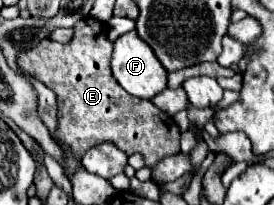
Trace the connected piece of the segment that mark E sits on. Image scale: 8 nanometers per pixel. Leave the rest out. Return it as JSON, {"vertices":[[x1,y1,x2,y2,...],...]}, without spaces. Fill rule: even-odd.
{"vertices":[[86,17,74,25,74,39,70,43,40,41,40,45,20,53,16,59,22,73,36,77,58,97,58,127,52,137,64,153,64,175,76,173,82,167,84,153,104,141,112,141,126,155,142,153,148,167,180,151,180,129,174,119,150,101,124,93,112,77,110,57,112,43,106,39,104,23]]}

